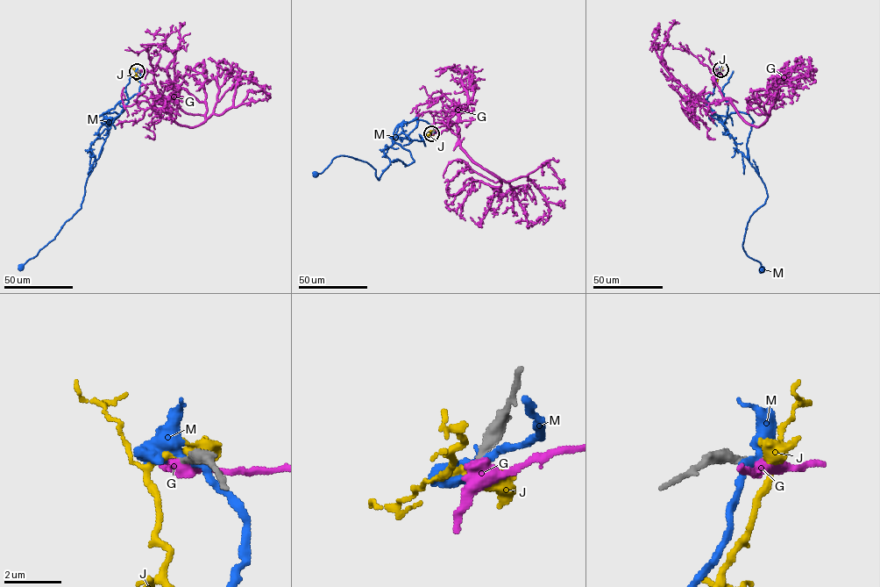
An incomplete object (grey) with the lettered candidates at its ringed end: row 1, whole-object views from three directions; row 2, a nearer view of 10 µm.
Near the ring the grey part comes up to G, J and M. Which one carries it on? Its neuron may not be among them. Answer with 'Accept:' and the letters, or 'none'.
Accept: none

